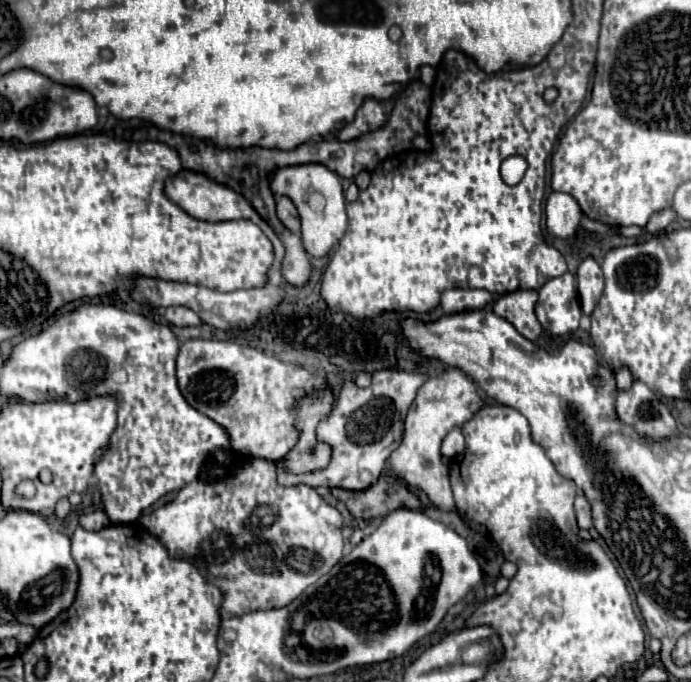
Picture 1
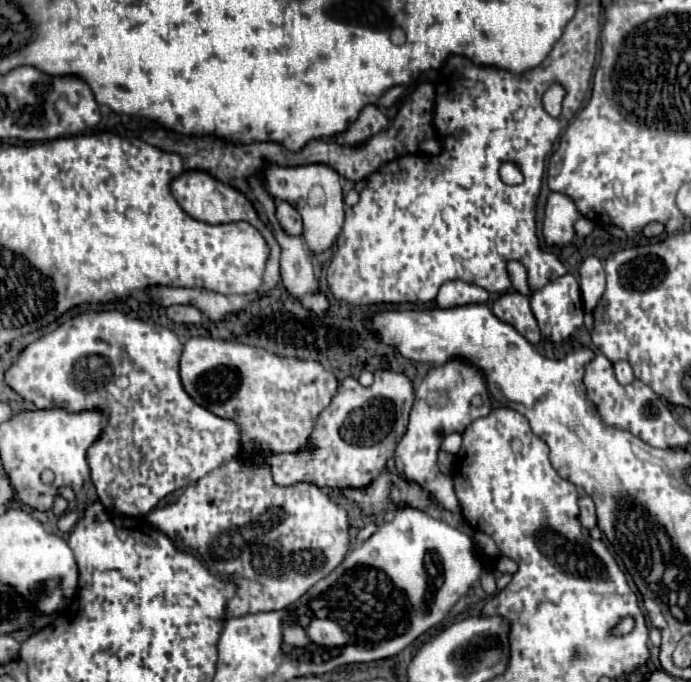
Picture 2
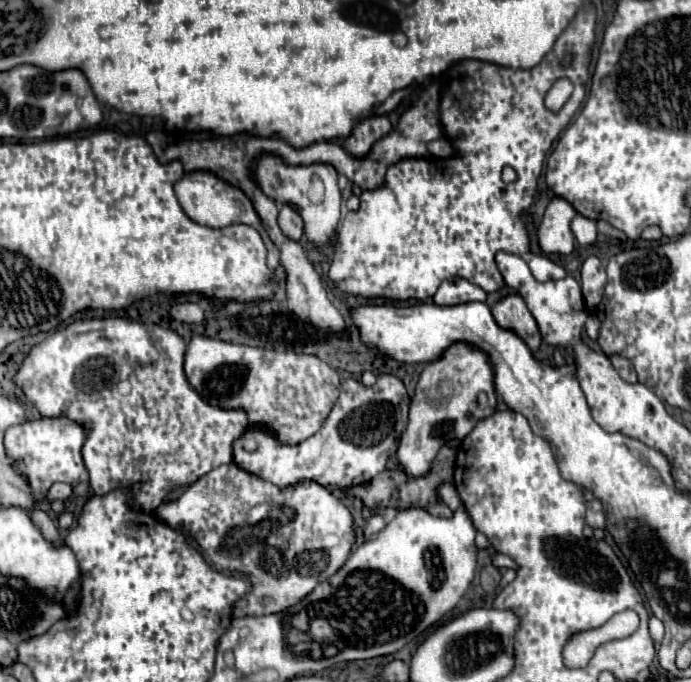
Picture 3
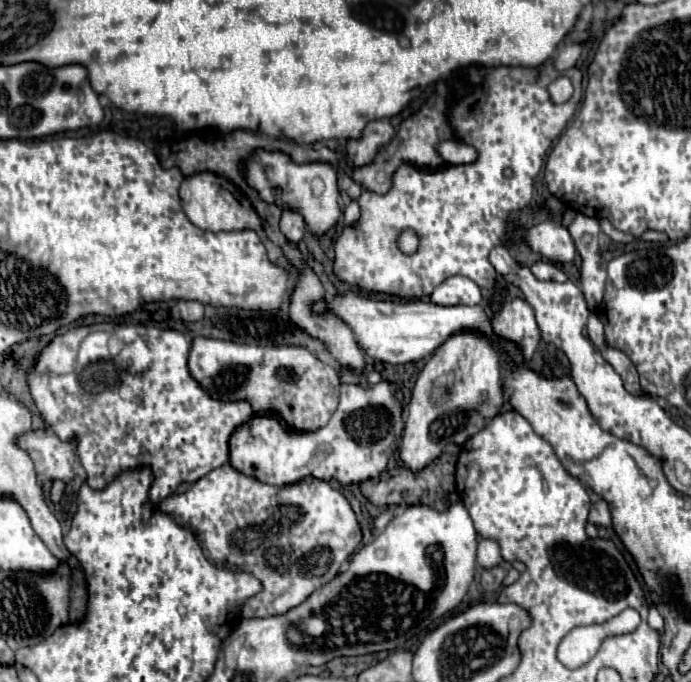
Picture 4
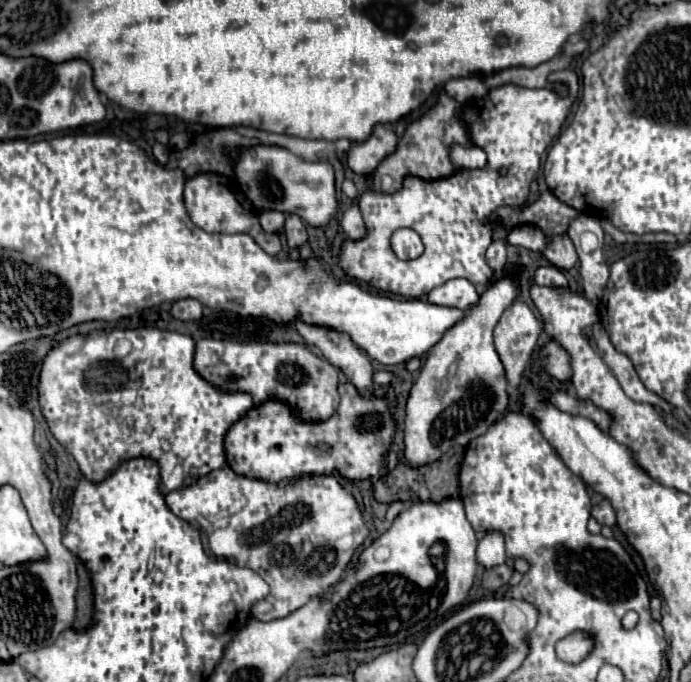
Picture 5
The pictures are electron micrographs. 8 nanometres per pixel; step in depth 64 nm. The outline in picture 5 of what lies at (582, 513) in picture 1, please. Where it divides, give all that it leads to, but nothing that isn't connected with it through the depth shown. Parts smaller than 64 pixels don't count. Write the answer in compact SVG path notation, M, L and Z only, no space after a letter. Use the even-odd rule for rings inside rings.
M602 500L592 508L592 518L602 524L602 526L614 526L616 524L616 514L612 510L612 504L608 500Z

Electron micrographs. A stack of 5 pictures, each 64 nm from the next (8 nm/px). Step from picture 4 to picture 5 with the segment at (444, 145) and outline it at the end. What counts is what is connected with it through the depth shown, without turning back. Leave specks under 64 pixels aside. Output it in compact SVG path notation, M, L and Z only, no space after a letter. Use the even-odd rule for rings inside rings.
M452 144L450 146L450 160L454 166L460 168L480 168L486 162L486 154L484 150L480 150L478 146L460 146L460 144Z

